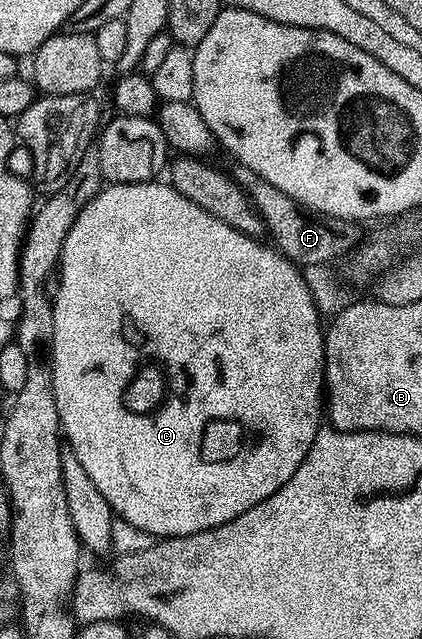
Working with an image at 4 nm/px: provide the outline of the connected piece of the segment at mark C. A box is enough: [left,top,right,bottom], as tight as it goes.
[51,182,324,538]

